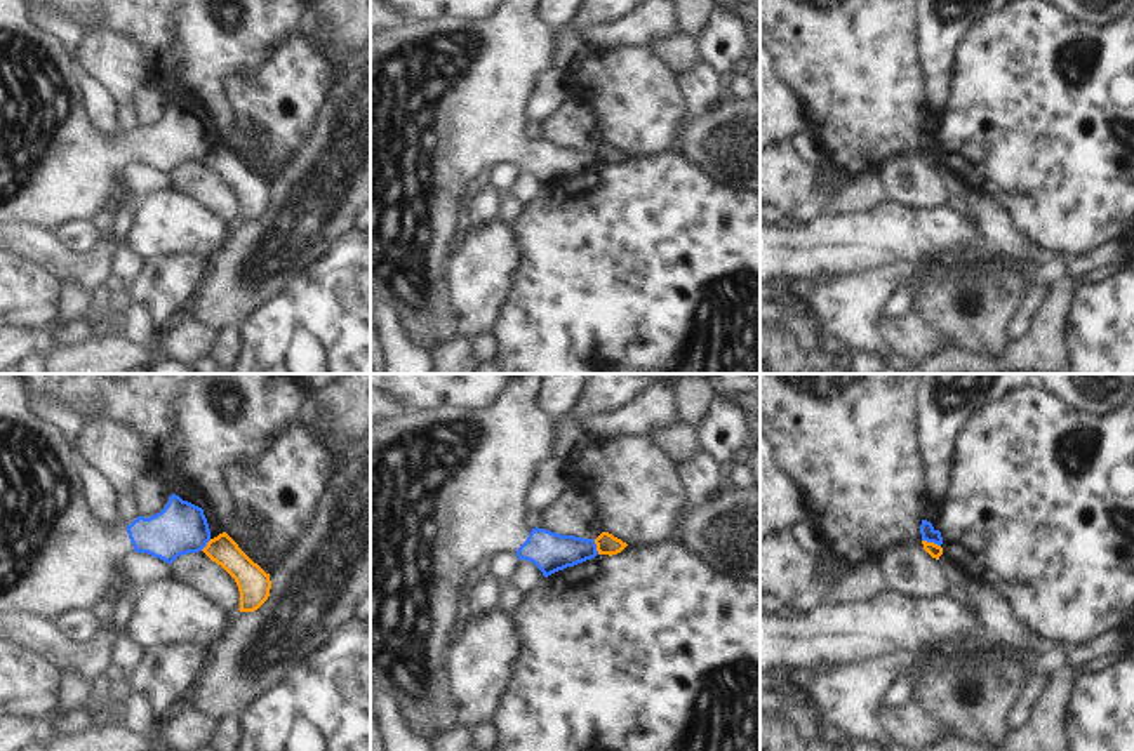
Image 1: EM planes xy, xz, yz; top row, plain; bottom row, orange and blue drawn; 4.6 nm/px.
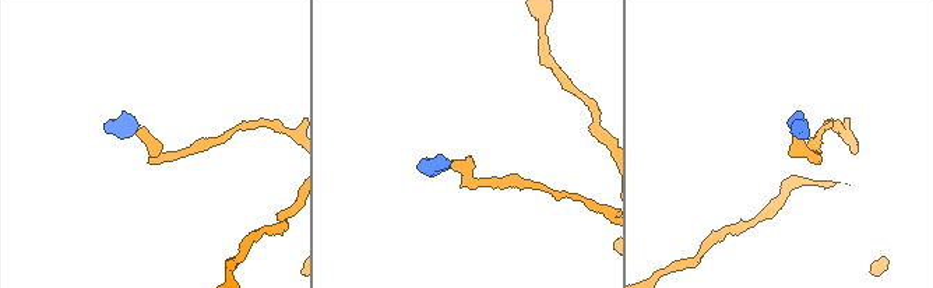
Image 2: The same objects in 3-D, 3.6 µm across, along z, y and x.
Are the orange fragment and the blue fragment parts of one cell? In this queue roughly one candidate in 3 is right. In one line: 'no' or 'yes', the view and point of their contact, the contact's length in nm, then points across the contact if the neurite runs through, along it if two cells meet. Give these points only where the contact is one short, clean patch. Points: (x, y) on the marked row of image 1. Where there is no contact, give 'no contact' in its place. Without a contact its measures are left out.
no; contact yz (931, 543); length 90 nm; border yz (922, 539), (940, 546)

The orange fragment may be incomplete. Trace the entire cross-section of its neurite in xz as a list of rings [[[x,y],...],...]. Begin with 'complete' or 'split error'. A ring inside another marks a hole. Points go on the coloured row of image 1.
complete | [[[602,532],[595,539],[595,544],[598,555],[609,555],[609,556],[621,553],[628,546],[626,542],[623,542],[621,539],[614,537],[609,532]]]

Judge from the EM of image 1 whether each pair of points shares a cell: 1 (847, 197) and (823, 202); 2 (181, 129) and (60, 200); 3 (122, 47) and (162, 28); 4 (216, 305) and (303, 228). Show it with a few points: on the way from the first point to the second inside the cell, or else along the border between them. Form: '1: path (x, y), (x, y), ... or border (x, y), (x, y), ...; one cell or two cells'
1: border (851, 178), (828, 209); two cells
2: path (152, 146), (115, 152), (101, 159), (89, 171); one cell
3: border (100, 21), (131, 35), (141, 46), (150, 79); two cells
4: path (237, 285), (282, 247); one cell

